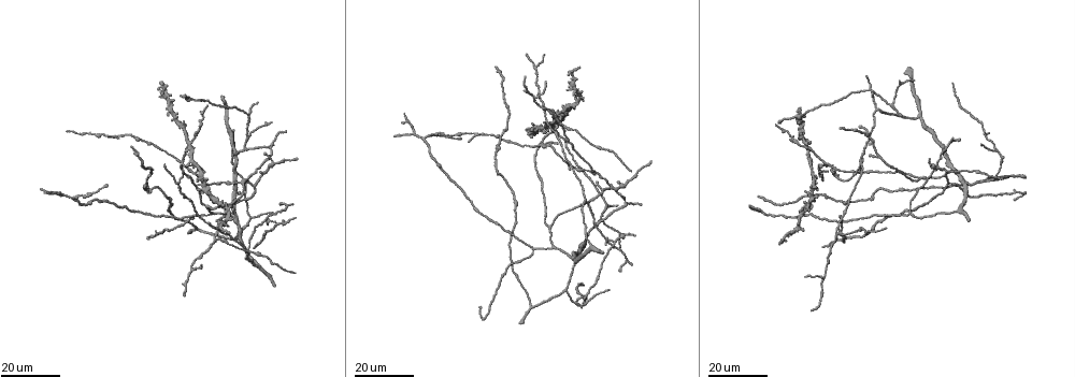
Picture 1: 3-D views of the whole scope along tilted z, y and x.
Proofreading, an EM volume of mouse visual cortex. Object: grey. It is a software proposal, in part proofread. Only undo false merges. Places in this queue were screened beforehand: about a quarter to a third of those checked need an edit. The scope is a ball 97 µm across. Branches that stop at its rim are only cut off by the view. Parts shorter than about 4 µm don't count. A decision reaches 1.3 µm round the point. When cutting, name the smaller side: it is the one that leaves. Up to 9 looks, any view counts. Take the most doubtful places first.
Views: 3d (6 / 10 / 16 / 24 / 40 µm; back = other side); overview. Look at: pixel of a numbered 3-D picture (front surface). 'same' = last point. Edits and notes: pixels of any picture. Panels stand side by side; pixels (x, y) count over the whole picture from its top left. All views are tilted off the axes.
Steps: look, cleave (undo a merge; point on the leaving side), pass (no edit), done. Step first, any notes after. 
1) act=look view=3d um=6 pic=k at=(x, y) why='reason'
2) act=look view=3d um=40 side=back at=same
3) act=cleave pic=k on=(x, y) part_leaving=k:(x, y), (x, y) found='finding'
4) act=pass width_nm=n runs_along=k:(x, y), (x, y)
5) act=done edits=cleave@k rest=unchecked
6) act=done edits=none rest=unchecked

act=look view=3d um=24 pic=1 at=(214, 238) why='side arm on a straight run'

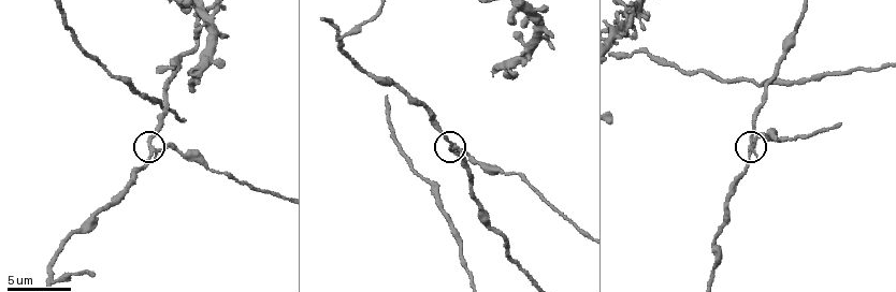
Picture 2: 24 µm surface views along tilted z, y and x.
act=look view=3d um=10 pic=2 at=(451, 142) why='zoom in'

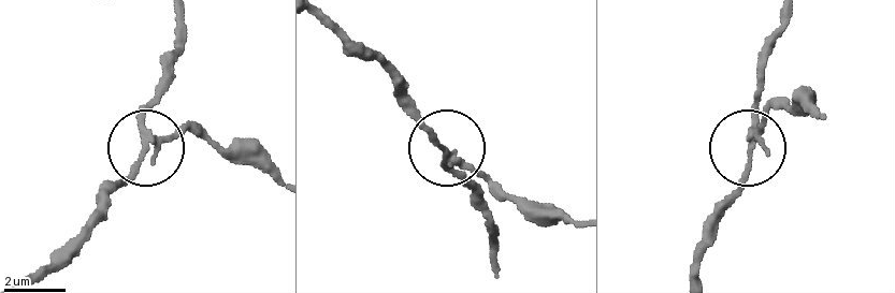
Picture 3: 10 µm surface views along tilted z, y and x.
act=pass side_arm_um=31 runs_along=3:(787, 22), (759, 93), (746, 175), (723, 210) found='all the same neuron'

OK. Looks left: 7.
act=look view=3d um=16 pic=1 at=(114, 138) why='looks like a crossing'

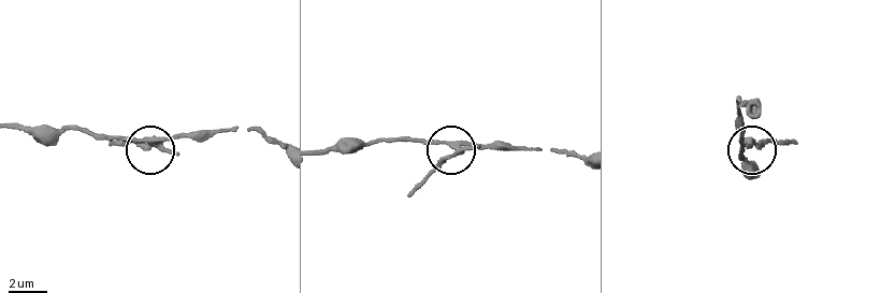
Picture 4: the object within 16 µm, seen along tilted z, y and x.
act=look view=3d um=10 pic=4 at=(457, 150)

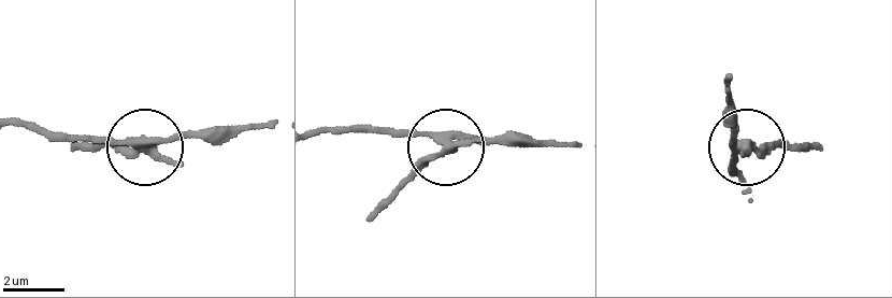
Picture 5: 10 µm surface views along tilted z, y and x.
act=cleave pic=5 on=(416, 174) part_leaving=5:(440, 142), (369, 220) found='a second neuron is stuck on'

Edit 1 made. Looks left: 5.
act=look view=overview

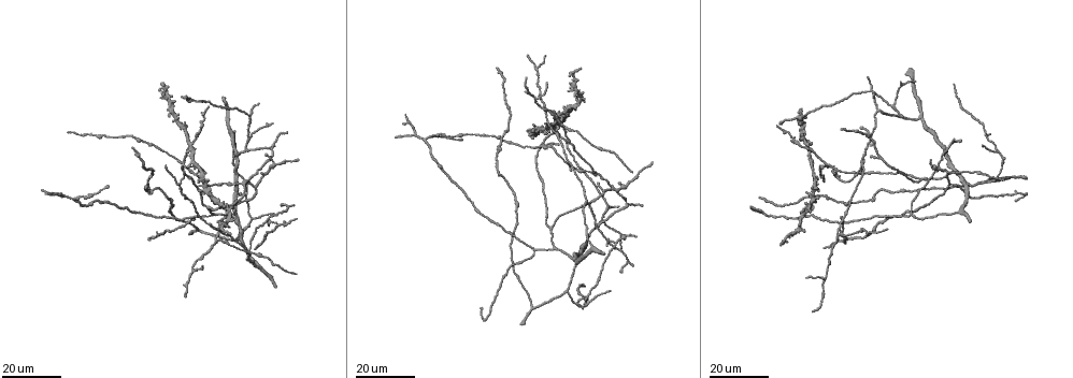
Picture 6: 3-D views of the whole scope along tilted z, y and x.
act=look view=3d um=16 pic=6 at=(252, 116) why='side arm on a straight run'

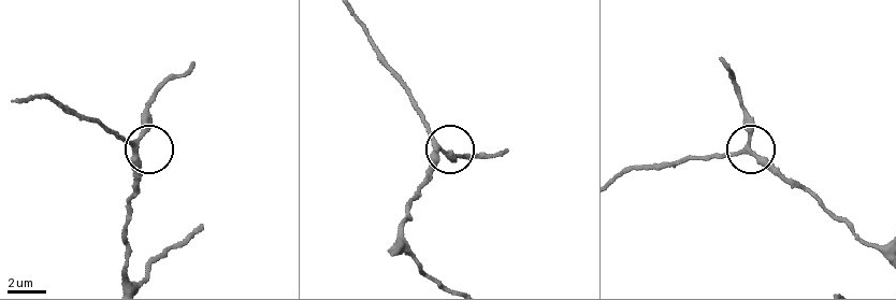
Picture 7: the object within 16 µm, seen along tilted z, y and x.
act=look view=3d um=10 pic=7 at=(138, 135) why='zoom in'

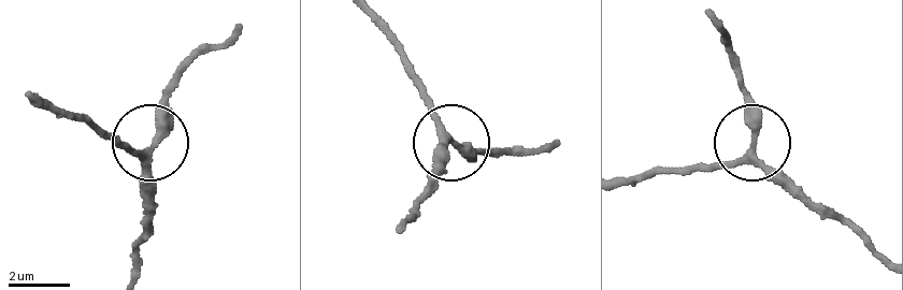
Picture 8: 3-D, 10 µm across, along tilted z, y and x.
act=pass side_arm_um=6 runs_along=8:(884, 260), (757, 150), (755, 110), (737, 64) found='continuous, no second neuron'

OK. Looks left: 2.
act=look view=3d um=24 pic=6 at=(267, 217) why='four-way junction'

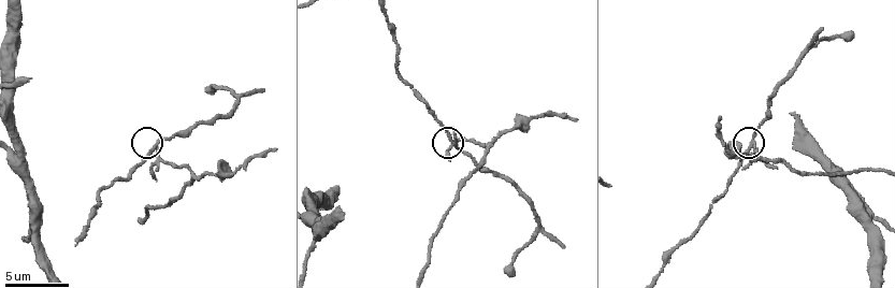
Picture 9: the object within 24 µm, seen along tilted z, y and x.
act=look view=3d um=10 pic=9 at=(752, 148)

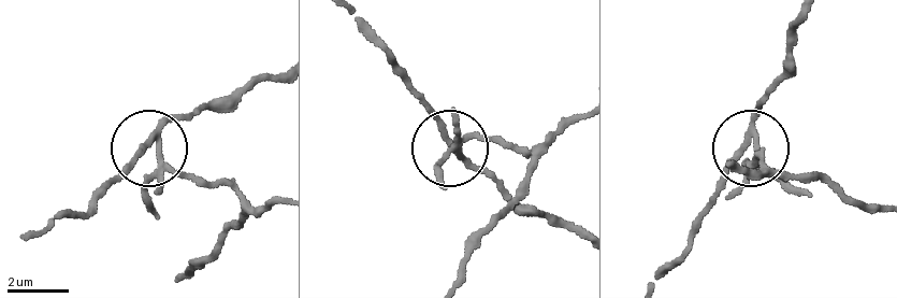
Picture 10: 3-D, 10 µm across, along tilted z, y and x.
act=cleave pic=10 on=(158, 182) part_leaving=10:(157, 144), (172, 169), (241, 202), (239, 225), (185, 277) found='a second neuron is stuck on'

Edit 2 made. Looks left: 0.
act=done edits=cleave@5,cleave@10 rest=unchecked

